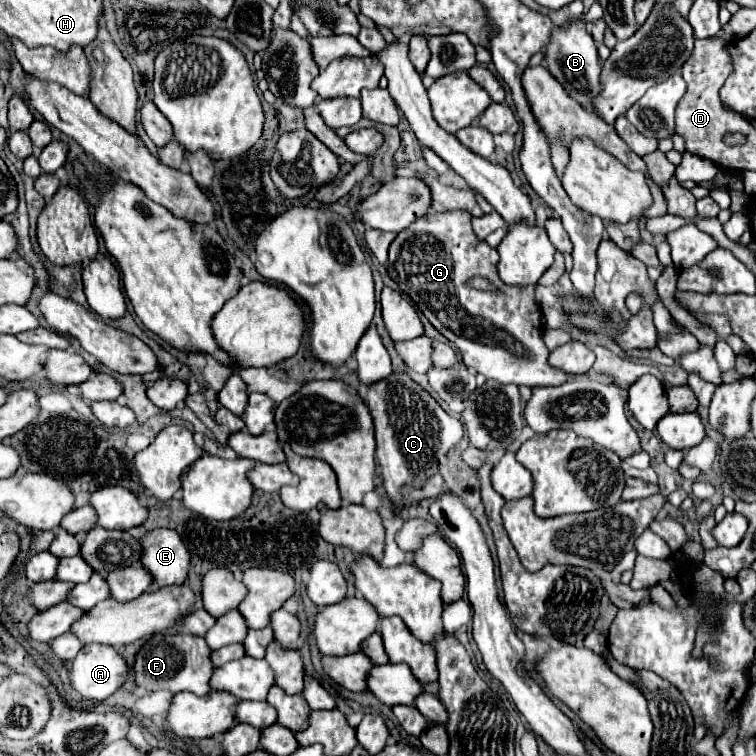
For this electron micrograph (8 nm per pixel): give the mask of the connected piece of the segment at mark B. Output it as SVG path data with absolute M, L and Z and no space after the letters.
M568 23L564 29L552 31L552 43L544 47L546 53L546 67L552 71L552 75L562 83L562 87L568 91L572 99L576 99L584 109L592 109L592 99L602 91L600 85L600 57L596 43L586 27L580 27L580 23Z

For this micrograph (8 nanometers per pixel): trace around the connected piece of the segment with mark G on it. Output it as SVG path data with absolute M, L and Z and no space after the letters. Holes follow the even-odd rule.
M466 211L430 213L400 231L392 241L388 275L398 283L424 317L458 347L466 367L476 369L488 379L526 387L562 385L566 381L592 377L612 383L612 377L586 373L568 375L548 365L548 347L542 341L542 313L534 299L534 287L508 287L496 275L498 251L480 241L470 225ZM474 277L486 277L494 291L478 291L468 285Z

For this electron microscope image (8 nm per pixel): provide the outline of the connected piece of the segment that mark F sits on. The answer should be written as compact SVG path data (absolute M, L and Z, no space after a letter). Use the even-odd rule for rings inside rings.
M158 633L150 641L146 641L146 645L136 655L134 671L136 671L138 685L148 691L168 689L172 693L192 691L196 695L208 695L214 665L210 661L210 647L204 641L204 637ZM194 641L196 641L196 645L194 645Z

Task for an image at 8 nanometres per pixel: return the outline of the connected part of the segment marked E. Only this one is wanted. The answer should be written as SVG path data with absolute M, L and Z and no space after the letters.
M154 529L142 537L142 565L152 573L158 587L180 585L188 577L190 553L182 537L172 529Z

